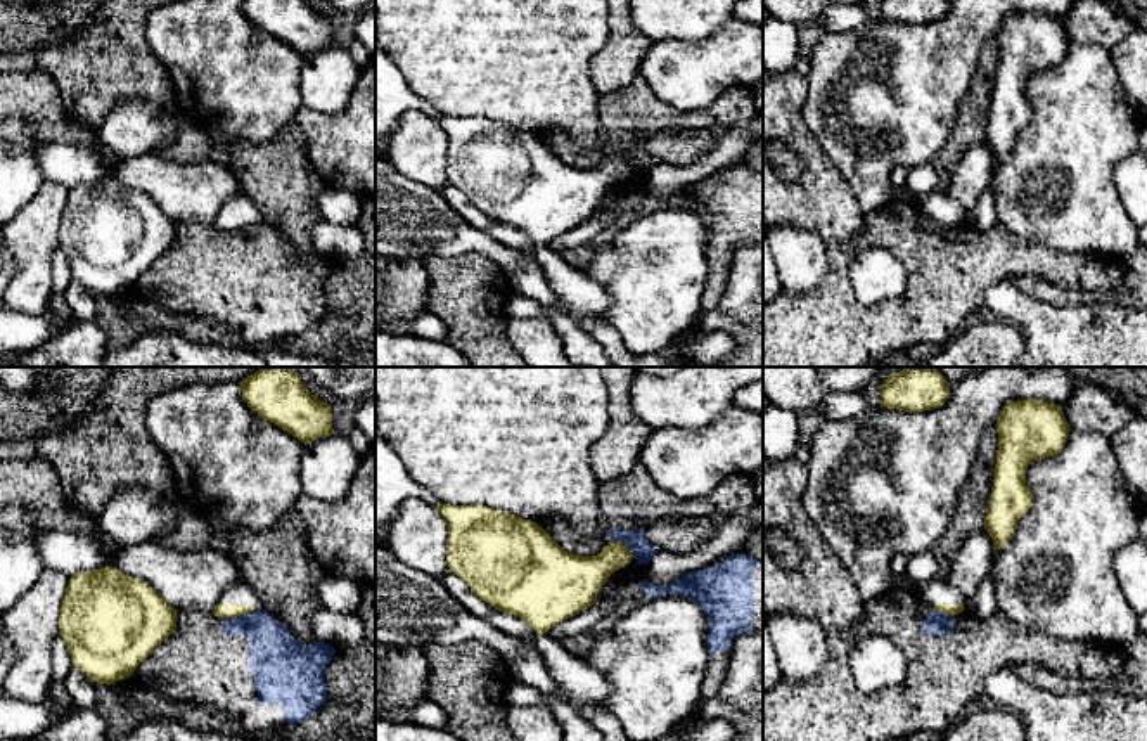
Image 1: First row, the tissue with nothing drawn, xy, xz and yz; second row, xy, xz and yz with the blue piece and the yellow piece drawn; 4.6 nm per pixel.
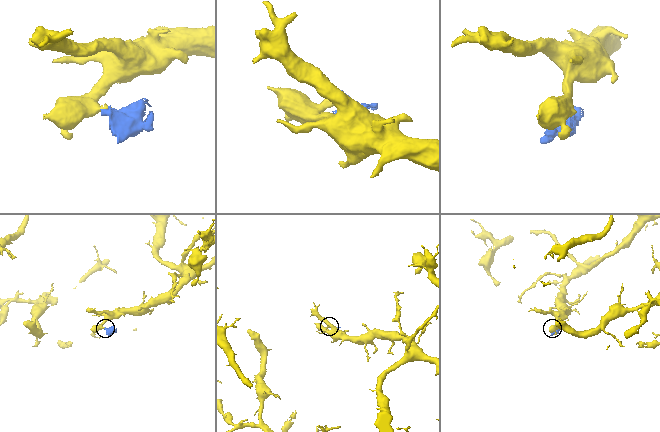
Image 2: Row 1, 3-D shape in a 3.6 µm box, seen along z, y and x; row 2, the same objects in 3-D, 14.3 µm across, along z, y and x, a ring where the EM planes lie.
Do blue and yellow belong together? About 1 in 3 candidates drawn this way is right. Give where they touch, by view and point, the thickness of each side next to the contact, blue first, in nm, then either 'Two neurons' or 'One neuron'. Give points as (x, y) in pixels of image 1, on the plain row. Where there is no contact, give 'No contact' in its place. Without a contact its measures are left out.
Touches blue at xy (237, 229). Thickness 240 nm (blue) against 60 nm. Two neurons

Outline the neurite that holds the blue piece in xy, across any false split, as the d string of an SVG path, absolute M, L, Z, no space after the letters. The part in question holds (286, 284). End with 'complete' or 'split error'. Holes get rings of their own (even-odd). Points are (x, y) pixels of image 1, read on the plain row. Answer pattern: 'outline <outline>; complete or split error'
outline M176 223L176 241L133 284L133 298L154 303L175 313L197 315L218 322L234 341L266 346L285 336L296 338L313 327L327 312L324 284L336 261L322 253L306 260L287 239L266 223L251 223L237 230L218 230L204 223Z; split error

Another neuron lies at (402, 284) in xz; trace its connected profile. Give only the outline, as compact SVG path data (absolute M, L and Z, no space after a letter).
M375 255L375 322L412 322L426 312L427 286L422 261Z

